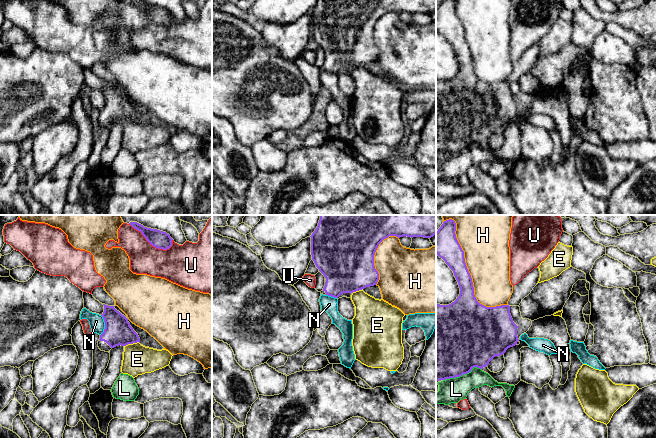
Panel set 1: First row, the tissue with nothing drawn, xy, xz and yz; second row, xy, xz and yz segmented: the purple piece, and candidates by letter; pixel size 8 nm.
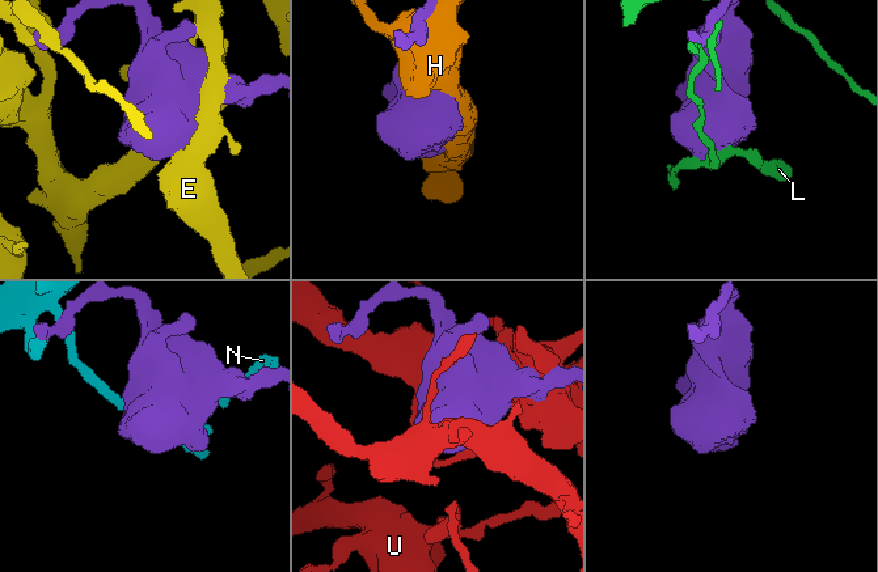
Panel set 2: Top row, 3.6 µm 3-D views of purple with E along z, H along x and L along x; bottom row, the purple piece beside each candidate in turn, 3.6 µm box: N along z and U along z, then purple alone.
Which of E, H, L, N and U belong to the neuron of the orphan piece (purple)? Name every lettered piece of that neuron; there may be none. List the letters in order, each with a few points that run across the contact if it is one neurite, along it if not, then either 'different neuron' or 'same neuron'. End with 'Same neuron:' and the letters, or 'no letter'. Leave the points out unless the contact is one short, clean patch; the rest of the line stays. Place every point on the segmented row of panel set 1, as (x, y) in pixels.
E: different neuron
H: different neuron
L: different neuron
N: different neuron
U: different neuron
Same neuron: no letter

